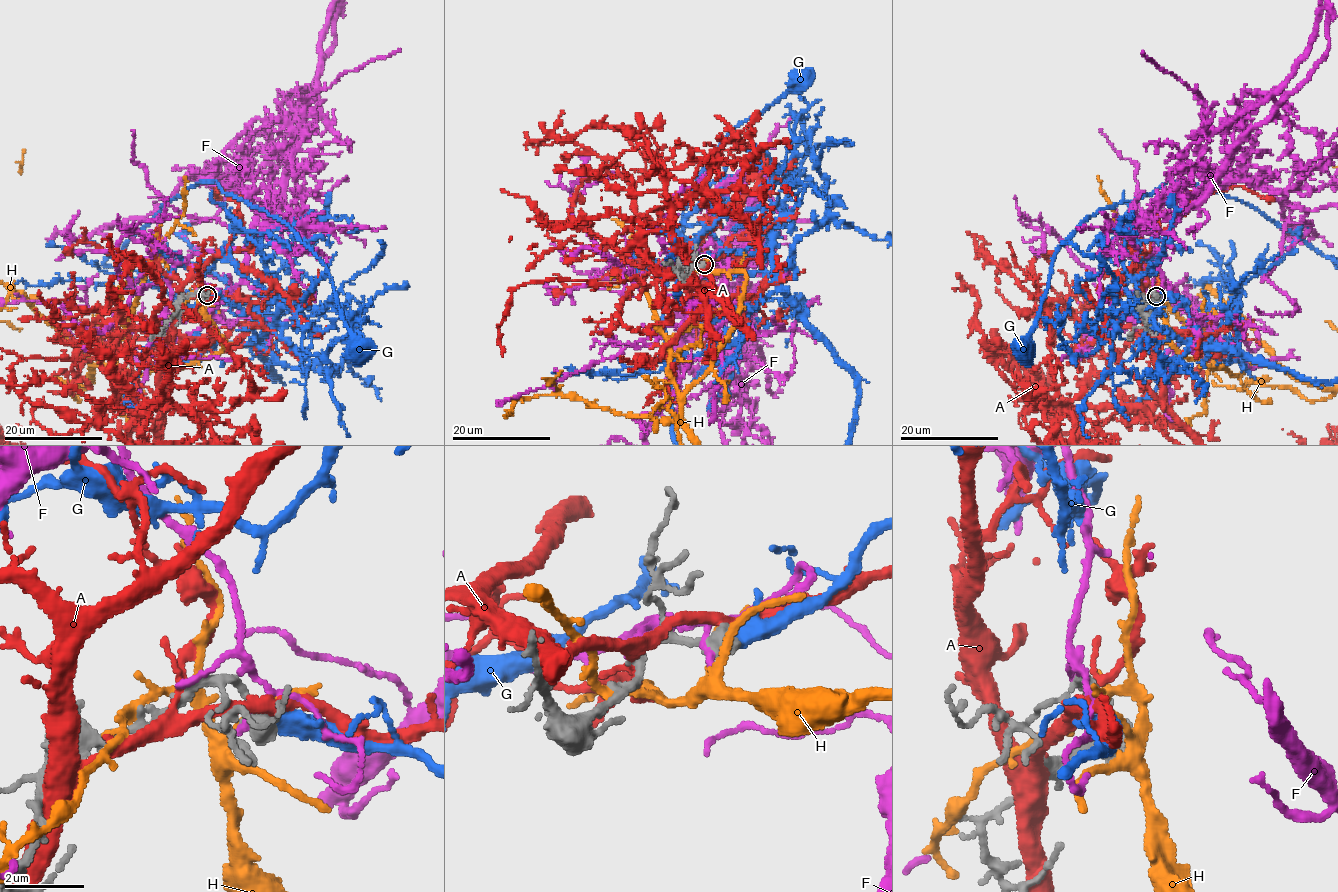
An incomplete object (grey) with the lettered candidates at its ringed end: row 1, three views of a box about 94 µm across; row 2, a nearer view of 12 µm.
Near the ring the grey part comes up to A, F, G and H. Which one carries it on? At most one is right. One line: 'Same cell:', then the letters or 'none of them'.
Same cell: G

